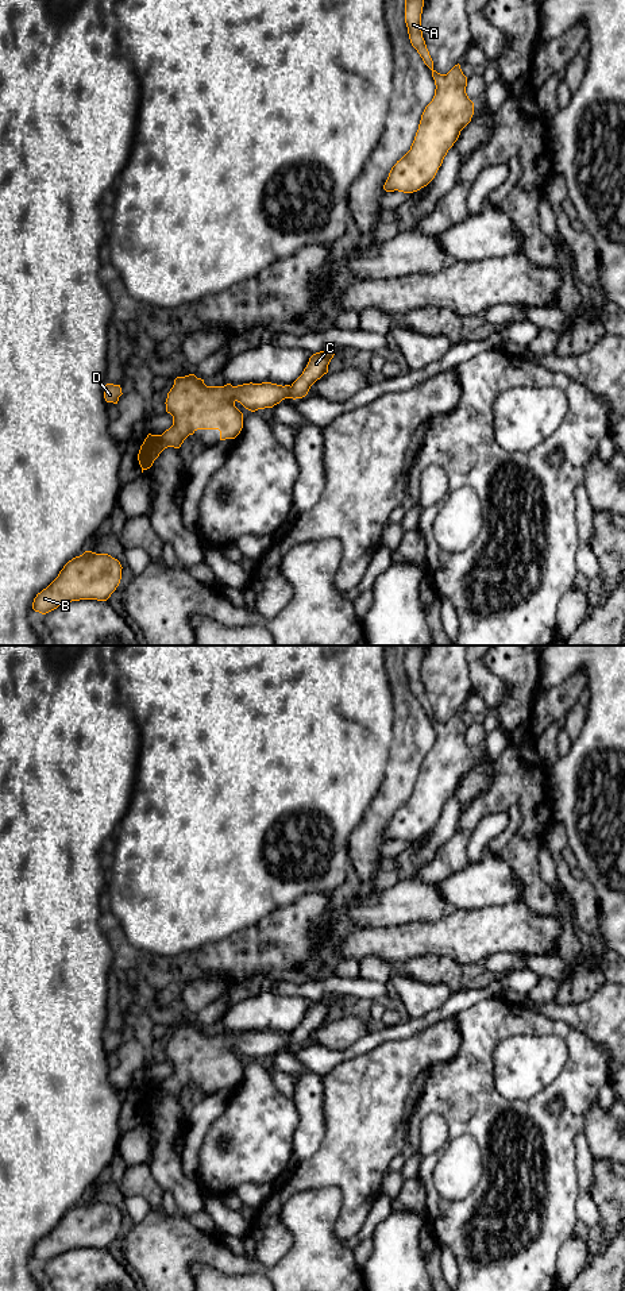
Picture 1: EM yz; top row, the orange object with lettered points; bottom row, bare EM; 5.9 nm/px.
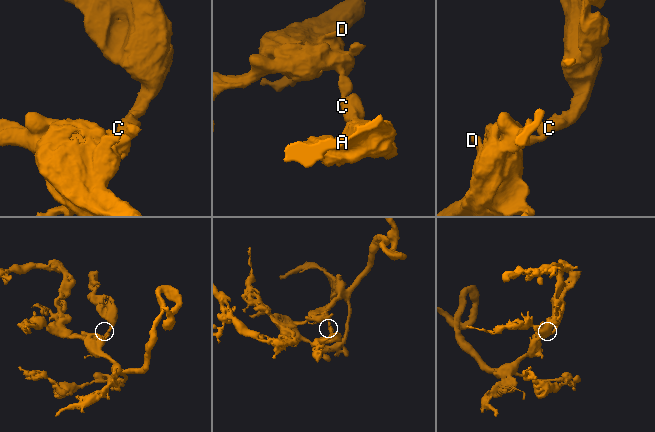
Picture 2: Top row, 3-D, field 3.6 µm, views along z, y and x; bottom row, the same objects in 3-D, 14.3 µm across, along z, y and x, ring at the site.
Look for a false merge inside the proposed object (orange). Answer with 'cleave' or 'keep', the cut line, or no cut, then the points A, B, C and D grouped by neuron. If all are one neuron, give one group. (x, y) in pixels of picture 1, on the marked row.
keep | no cut | A B C D

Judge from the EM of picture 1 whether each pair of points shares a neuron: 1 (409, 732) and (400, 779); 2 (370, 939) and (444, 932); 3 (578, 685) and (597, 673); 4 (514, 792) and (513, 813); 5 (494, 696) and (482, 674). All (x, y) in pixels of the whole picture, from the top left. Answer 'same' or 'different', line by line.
1: same
2: same
3: different
4: different
5: same

